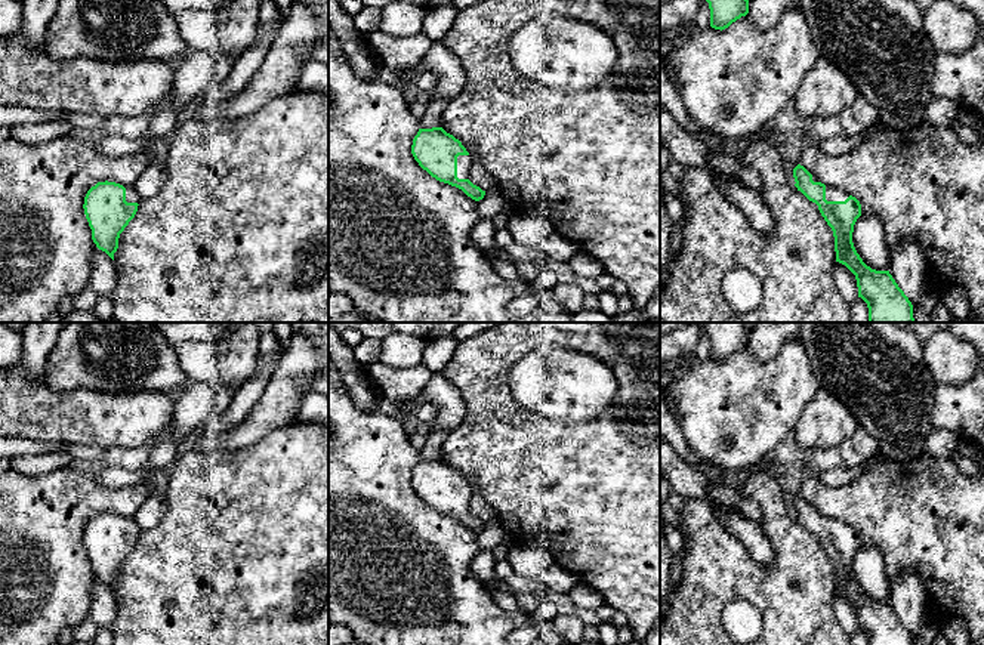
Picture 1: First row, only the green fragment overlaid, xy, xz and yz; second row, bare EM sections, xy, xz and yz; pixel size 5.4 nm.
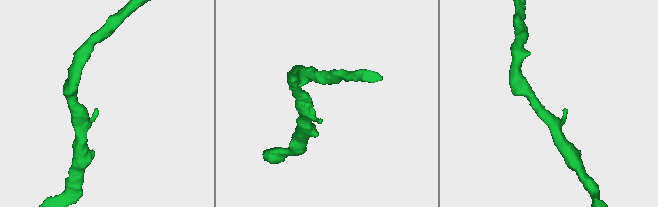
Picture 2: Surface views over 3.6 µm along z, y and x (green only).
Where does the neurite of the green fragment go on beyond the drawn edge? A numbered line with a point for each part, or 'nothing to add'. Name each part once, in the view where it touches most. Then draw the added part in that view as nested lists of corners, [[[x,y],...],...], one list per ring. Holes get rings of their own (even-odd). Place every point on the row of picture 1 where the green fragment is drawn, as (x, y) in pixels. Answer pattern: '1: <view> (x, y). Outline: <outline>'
1: xz (463, 161). Outline: [[[459,155],[457,157],[457,178],[459,179],[469,179],[471,167],[472,167],[471,155]]]

